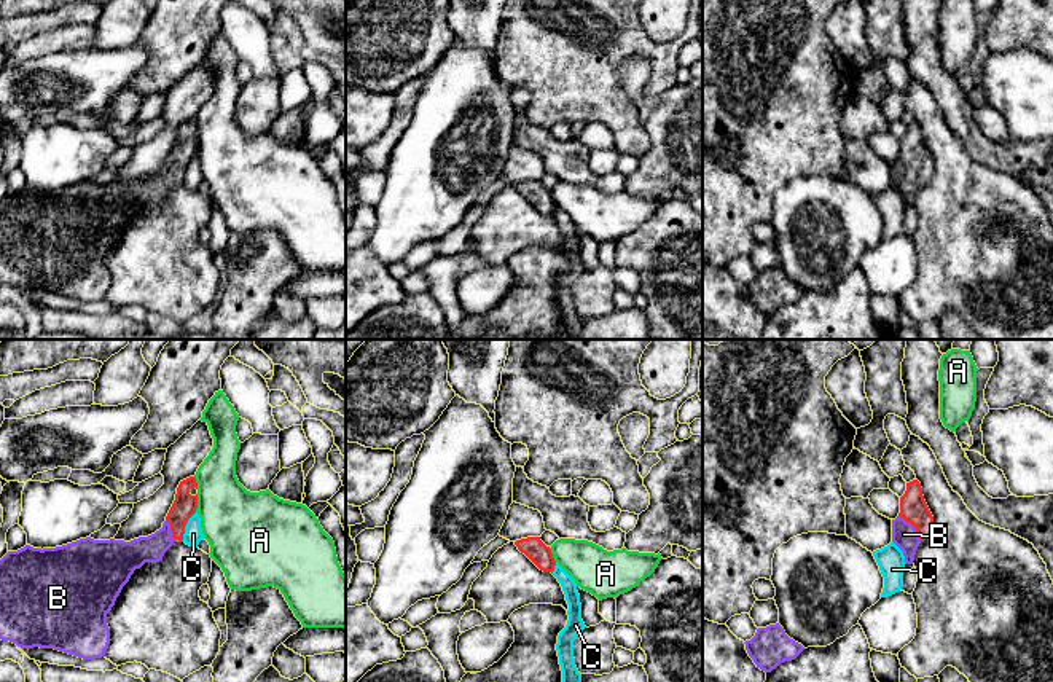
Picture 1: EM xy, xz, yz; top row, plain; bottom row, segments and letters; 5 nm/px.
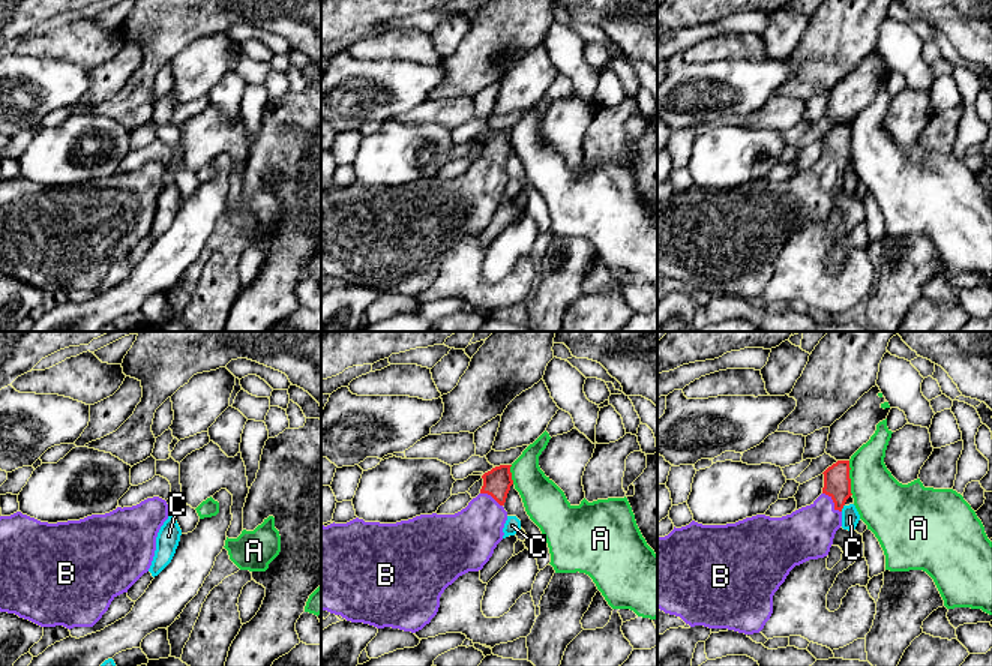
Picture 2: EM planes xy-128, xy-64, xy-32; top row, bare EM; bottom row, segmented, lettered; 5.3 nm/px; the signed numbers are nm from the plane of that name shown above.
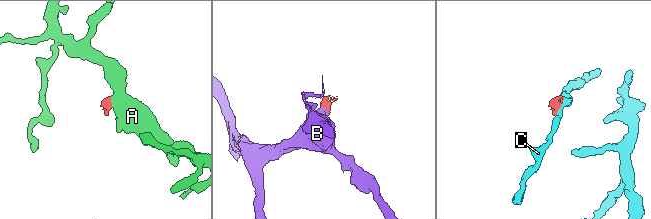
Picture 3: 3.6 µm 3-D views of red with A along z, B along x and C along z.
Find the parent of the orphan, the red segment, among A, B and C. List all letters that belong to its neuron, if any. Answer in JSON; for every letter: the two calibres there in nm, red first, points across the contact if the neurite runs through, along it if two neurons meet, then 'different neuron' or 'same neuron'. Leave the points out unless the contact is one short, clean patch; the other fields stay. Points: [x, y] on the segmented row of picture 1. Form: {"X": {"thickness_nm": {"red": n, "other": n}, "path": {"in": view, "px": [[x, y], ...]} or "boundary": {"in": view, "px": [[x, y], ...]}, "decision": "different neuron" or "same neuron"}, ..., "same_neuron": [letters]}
{"A": {"thickness_nm": {"red": 120, "other": 360}, "boundary": {"in": "xy", "px": [[198, 494], [198, 507], [195, 510]]}, "decision": "different neuron"}, "B": {"thickness_nm": {"red": 140, "other": 130}, "path": {"in": "yz", "px": [[913, 509], [913, 525], [904, 534]]}, "decision": "same neuron"}, "C": {"thickness_nm": {"red": 120, "other": 100}, "boundary": {"in": "xy", "px": [[196, 512], [188, 520], [180, 540]]}, "decision": "different neuron"}, "same_neuron": ["B"]}

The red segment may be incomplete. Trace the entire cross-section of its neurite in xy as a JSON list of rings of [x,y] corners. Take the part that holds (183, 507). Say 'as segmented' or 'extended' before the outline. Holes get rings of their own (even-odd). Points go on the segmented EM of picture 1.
extended; [[[194,476],[180,481],[162,527],[148,537],[94,540],[91,537],[56,547],[25,545],[0,559],[0,639],[21,649],[54,649],[83,660],[105,657],[110,644],[107,613],[123,586],[145,562],[162,561],[164,553],[183,540],[185,526],[198,508]]]

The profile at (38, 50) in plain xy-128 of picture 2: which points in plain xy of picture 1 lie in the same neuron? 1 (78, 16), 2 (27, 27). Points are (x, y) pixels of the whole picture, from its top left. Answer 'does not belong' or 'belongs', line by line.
1: does not belong
2: does not belong

